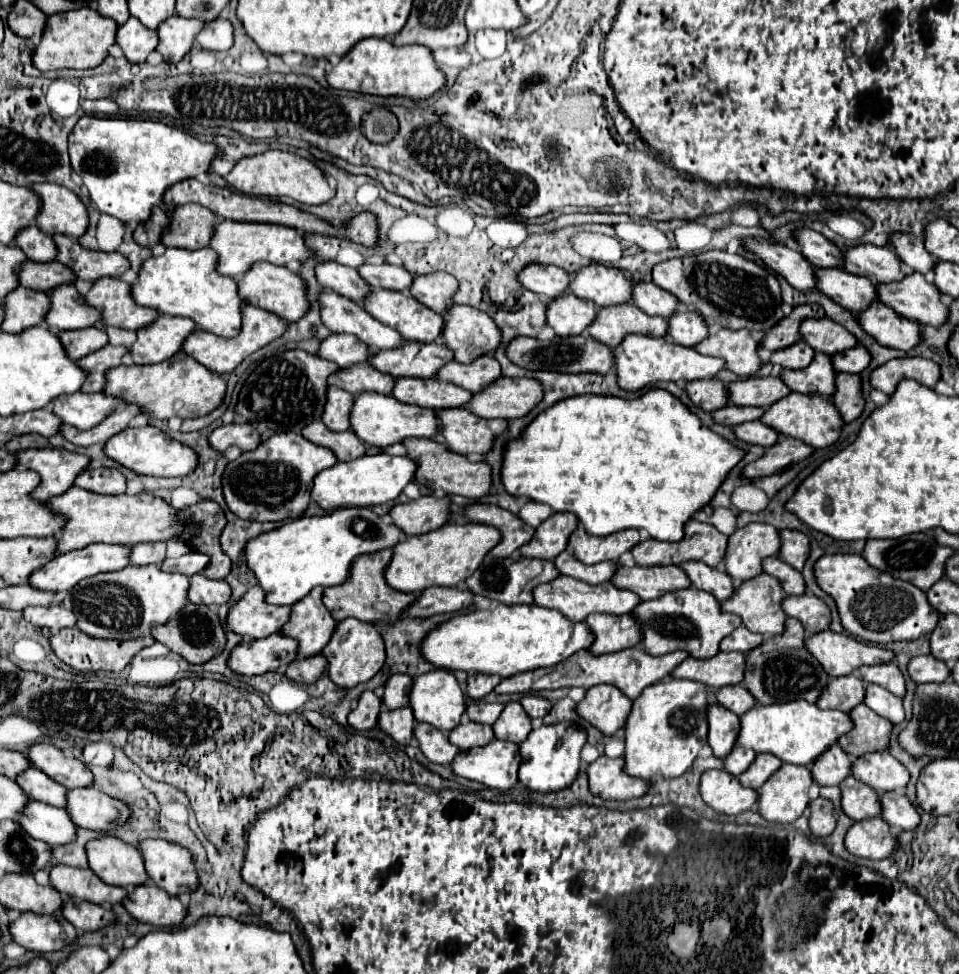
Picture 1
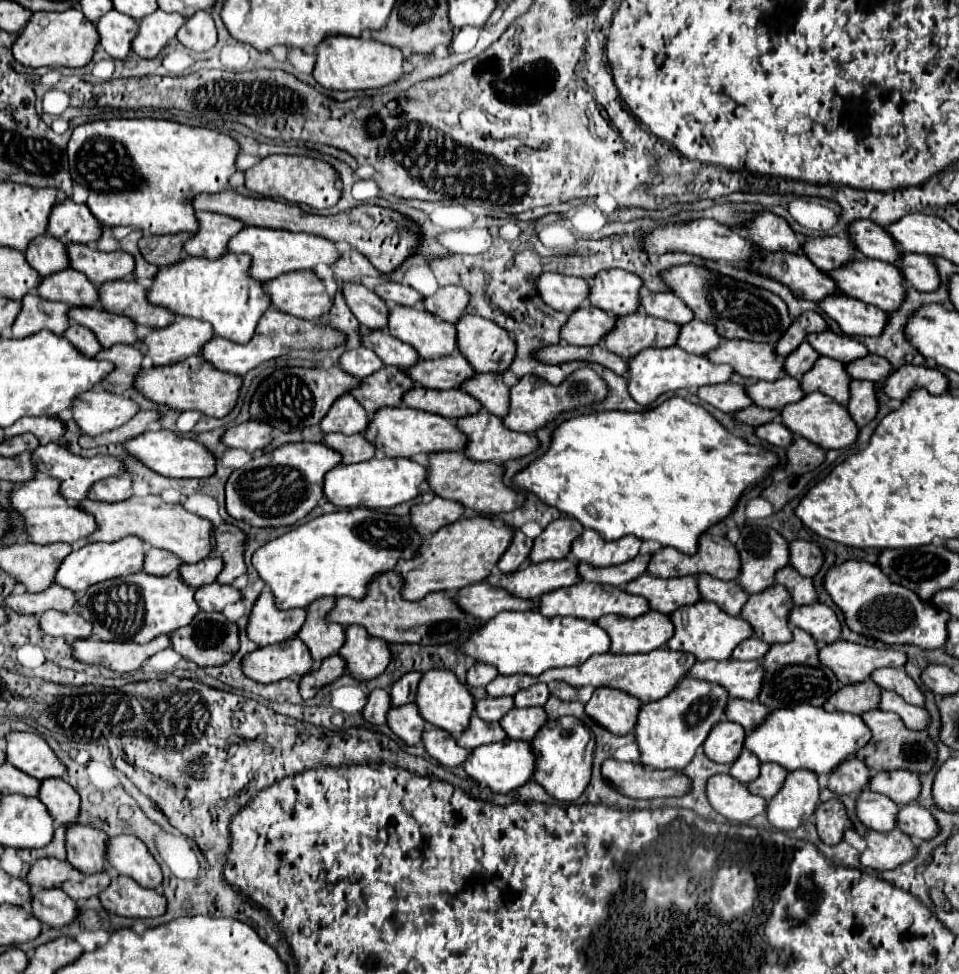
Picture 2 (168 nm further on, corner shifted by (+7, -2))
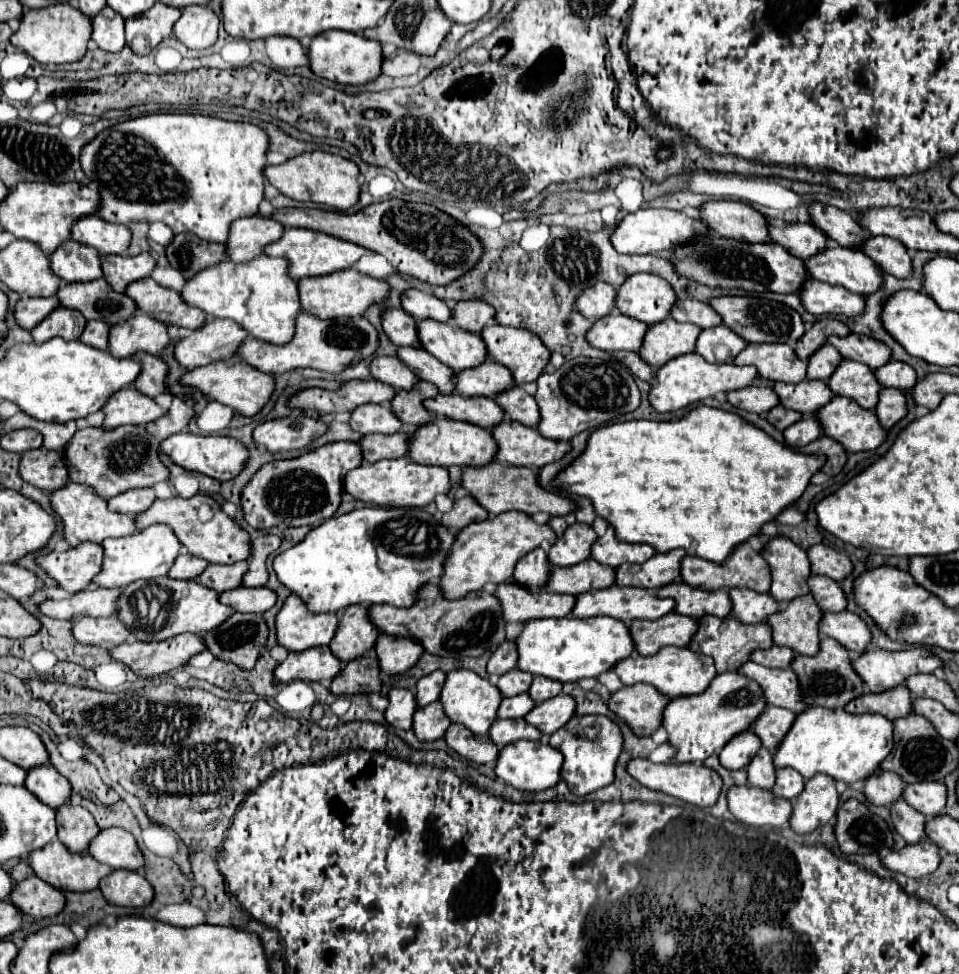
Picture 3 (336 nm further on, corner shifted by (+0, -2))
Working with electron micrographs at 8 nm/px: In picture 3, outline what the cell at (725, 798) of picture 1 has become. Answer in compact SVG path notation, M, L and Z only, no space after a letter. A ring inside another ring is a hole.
M733 786L727 794L731 814L749 826L783 828L793 812L793 802L777 798L769 790Z

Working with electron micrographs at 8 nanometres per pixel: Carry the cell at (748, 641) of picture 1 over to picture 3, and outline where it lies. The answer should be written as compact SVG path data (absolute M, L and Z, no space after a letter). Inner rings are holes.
M773 646L769 650L757 650L751 656L753 662L757 662L761 666L767 666L767 668L789 668L793 658L795 658L793 650L779 648L779 646Z

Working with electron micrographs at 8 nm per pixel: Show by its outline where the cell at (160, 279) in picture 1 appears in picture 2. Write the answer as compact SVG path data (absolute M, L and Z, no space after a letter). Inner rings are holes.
M226 252L214 260L184 256L176 264L160 268L156 272L146 298L150 304L164 306L178 316L190 316L210 322L216 336L246 344L254 334L258 318L270 306L270 300L260 282L254 282L254 278L246 274L248 266L250 258L246 254Z

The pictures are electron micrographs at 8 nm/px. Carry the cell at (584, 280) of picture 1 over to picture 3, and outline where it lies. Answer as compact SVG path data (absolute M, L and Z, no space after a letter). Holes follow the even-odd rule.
M635 274L617 290L617 310L649 326L669 318L677 296L671 284L655 274Z

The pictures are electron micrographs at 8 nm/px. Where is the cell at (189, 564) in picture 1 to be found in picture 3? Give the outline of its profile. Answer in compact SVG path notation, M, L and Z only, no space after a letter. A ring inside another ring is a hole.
M235 562L233 566L221 566L221 564L209 564L207 570L197 578L199 584L221 592L239 588L243 584L243 574L247 572L247 562Z

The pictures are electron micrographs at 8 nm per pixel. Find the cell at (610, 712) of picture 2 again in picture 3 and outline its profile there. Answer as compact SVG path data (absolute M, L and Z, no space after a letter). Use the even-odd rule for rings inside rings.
M633 684L633 686L623 686L619 692L611 696L609 710L615 712L621 720L625 720L637 736L653 736L661 726L661 716L669 700L671 700L669 696L657 692L655 686L651 684Z

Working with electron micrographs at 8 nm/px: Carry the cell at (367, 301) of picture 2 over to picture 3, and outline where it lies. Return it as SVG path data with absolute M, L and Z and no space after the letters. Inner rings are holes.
M387 310L383 314L383 330L395 346L421 348L421 342L417 338L417 320L405 310Z

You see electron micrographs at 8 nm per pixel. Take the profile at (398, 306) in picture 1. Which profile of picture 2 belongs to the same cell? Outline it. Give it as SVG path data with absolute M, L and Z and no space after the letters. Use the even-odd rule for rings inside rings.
M390 306L384 330L416 348L420 358L426 360L456 352L454 324L444 322L418 306Z

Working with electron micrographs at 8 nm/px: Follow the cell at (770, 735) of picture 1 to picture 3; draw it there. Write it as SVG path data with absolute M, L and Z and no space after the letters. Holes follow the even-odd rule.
M811 706L805 714L797 716L793 728L783 738L775 754L777 768L793 768L803 774L805 780L815 774L827 774L835 780L843 780L847 784L855 784L867 780L875 774L881 762L893 750L893 722L889 718L877 714L861 714L853 716L843 708L829 710L821 706Z

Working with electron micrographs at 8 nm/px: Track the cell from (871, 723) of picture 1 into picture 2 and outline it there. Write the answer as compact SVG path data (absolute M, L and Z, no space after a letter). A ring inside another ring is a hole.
M868 710L862 714L864 724L872 732L872 740L856 752L856 758L862 760L870 770L912 770L916 774L928 772L936 760L936 746L926 732L912 732L908 730L896 714L882 712L882 710Z

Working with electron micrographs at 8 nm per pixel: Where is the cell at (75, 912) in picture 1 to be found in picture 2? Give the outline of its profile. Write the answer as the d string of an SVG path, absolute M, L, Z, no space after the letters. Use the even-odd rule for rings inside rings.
M58 888L36 892L32 898L32 910L46 928L62 928L78 918L76 902Z

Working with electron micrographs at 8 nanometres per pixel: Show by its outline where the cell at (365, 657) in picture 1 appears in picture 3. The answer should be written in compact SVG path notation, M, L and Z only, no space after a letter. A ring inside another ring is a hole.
M381 634L377 640L375 652L379 656L379 666L387 674L403 674L411 666L417 664L421 654L425 652L417 640Z

